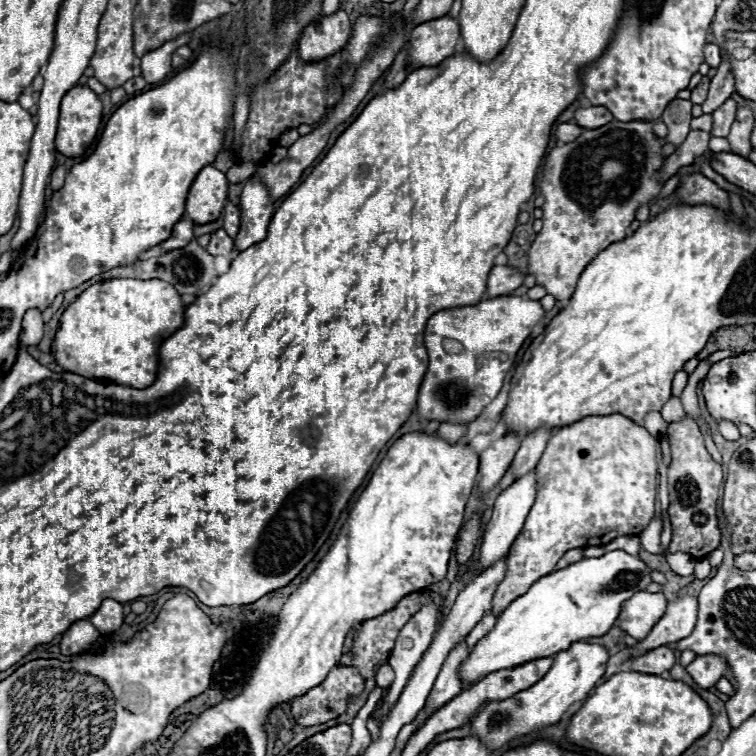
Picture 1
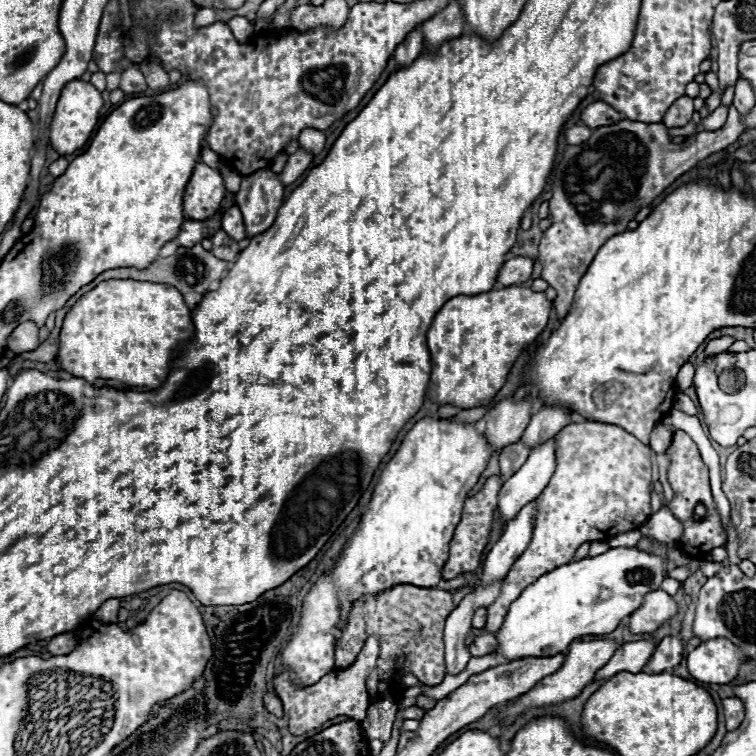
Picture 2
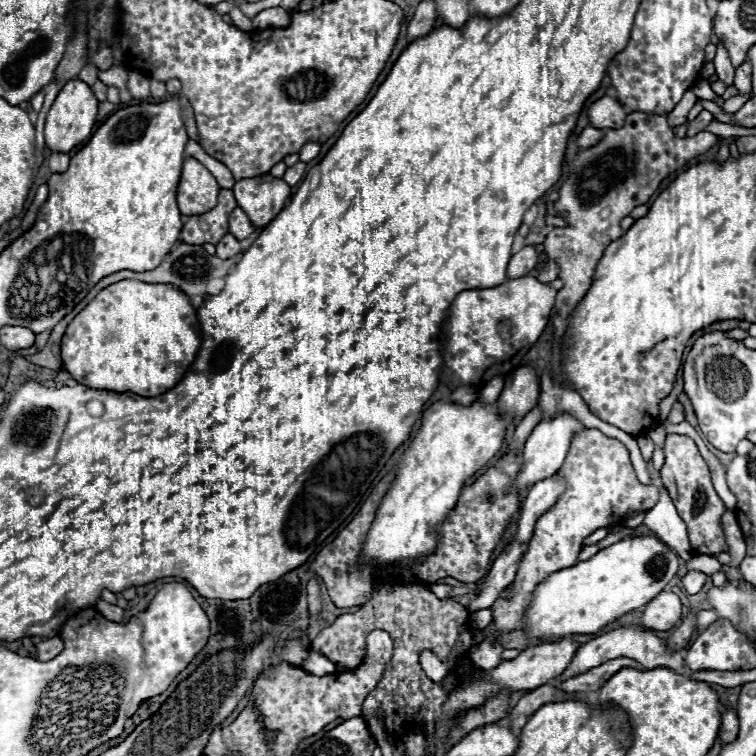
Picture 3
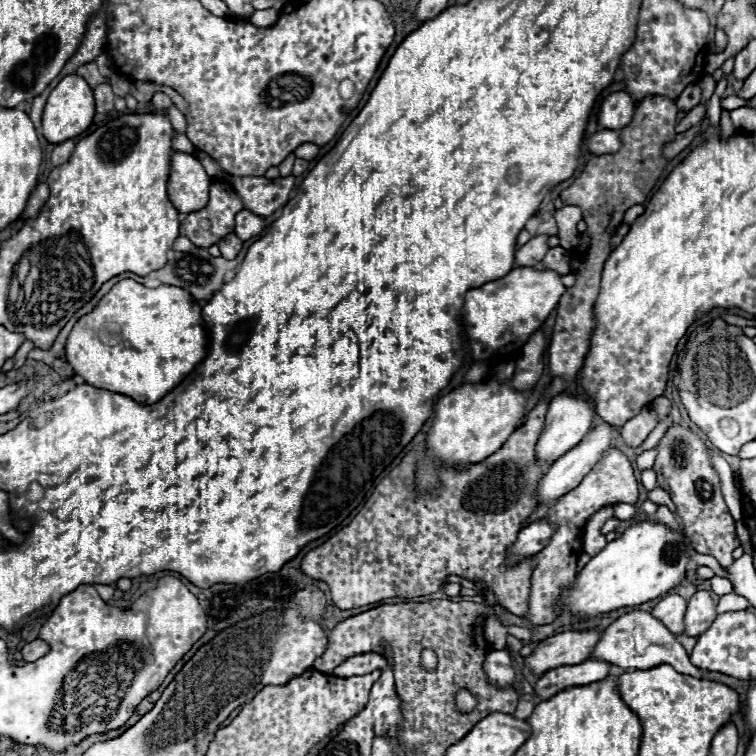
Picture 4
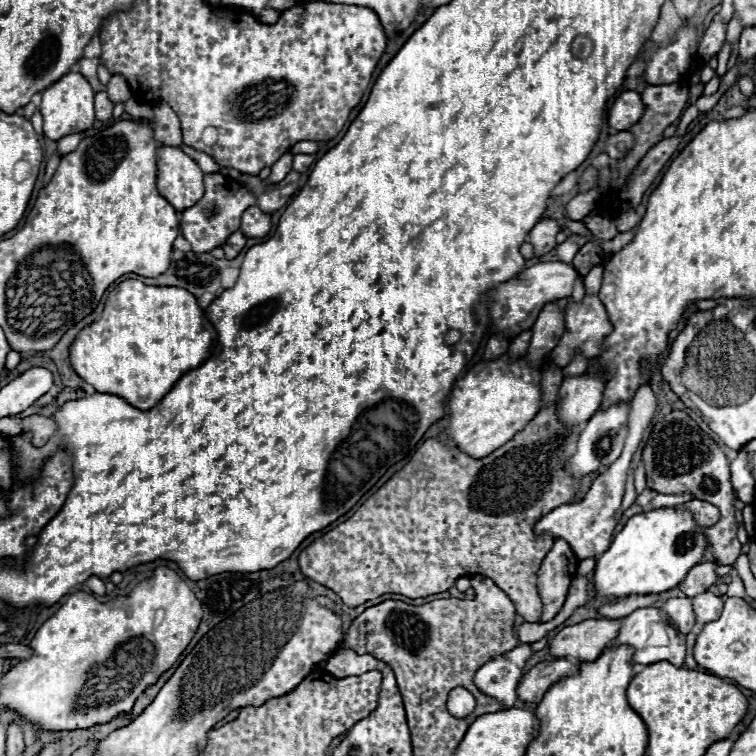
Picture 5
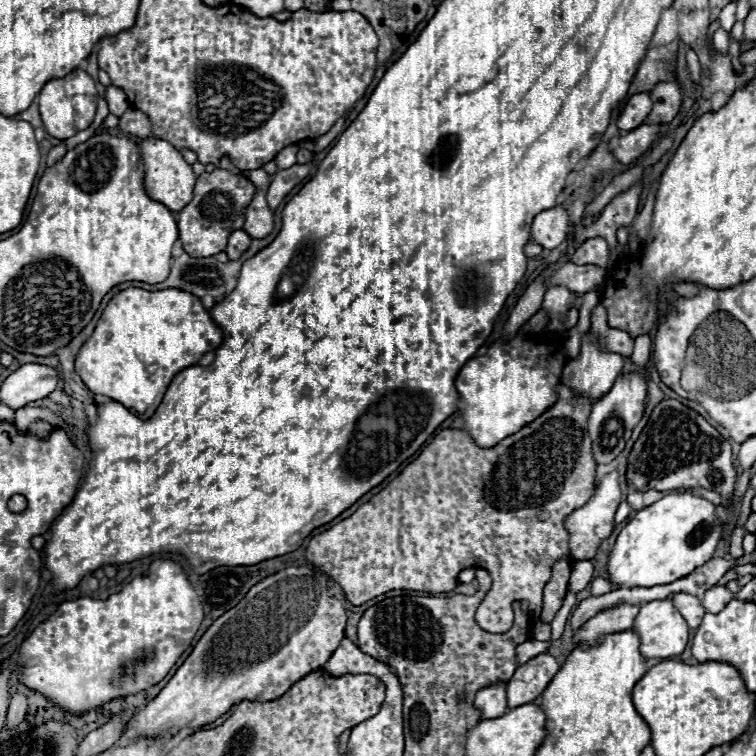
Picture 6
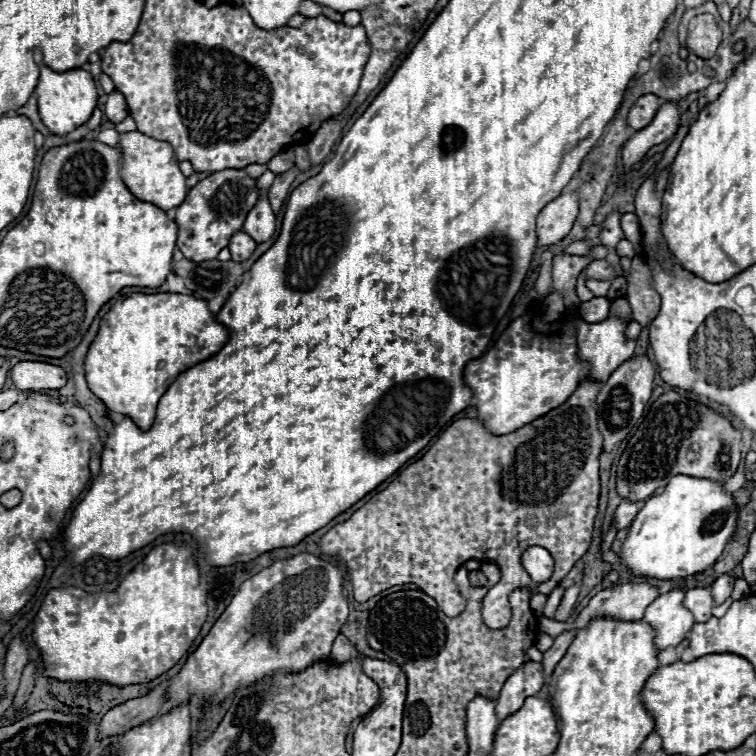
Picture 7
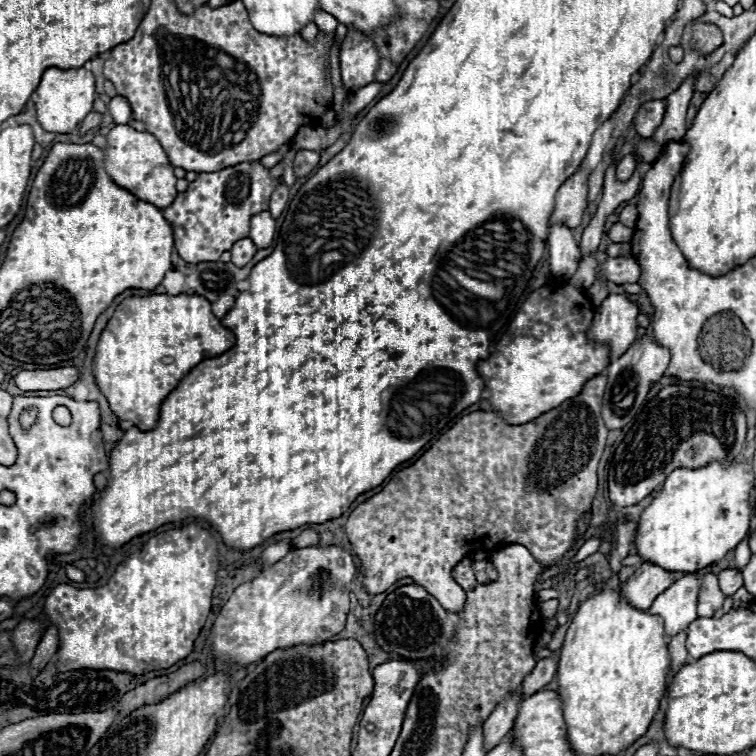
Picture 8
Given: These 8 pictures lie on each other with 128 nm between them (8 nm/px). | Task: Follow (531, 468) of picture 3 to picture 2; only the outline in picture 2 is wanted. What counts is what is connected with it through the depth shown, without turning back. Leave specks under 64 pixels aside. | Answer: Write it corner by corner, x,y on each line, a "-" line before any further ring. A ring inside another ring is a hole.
548,440
530,452
524,466
514,476
510,476
498,492
498,520
502,526
514,520
524,504
530,504
540,496
552,478
554,468
554,440

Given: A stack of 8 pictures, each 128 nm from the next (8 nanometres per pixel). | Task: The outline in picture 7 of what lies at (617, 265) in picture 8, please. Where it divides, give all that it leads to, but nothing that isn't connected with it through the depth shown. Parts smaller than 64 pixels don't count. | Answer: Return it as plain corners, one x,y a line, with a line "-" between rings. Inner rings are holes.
594,260
584,270
584,280
612,280
614,270
606,260

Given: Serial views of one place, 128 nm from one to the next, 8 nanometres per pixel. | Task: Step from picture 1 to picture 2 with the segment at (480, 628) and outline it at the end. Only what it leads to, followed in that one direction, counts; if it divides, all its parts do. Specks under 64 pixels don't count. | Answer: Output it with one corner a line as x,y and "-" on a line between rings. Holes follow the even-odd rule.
482,632
482,634
478,634
474,640
472,640
472,644
470,644
470,654
472,656
486,656
486,654
490,654
496,644
496,636
494,634
490,634
490,632

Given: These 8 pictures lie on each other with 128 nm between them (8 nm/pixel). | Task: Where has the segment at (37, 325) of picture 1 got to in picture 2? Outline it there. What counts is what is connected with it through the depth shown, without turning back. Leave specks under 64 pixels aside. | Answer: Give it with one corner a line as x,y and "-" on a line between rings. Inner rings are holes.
24,322
20,324
12,334
10,334
10,342
8,342
10,350
14,354
22,354
22,352
30,352
38,348
38,326
34,322

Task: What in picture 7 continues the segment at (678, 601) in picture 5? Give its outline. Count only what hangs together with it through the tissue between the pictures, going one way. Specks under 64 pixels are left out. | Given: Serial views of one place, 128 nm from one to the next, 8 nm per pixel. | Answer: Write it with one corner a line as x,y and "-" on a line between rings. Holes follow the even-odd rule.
692,588
692,590
686,590
684,594
684,606
692,612
694,616
694,622
704,622
712,616
712,606
714,606
714,600
710,596
710,588

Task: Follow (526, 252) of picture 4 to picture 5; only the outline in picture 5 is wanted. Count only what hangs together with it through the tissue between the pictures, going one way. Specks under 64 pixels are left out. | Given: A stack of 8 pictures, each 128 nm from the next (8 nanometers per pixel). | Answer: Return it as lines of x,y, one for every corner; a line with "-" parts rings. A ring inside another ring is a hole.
556,220
538,222
528,234
528,242
534,248
534,256
544,256
544,254
552,252
556,246
556,234
558,232
560,232
560,226

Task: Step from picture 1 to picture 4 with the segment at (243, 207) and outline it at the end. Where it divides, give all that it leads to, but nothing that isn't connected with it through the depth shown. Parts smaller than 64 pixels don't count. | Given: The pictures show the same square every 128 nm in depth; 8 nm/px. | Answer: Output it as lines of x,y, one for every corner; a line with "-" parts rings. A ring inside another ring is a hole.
230,176
232,188
244,202
244,208
256,212
256,216
270,216
290,200
294,188
294,176
276,178
266,182
264,178
252,176

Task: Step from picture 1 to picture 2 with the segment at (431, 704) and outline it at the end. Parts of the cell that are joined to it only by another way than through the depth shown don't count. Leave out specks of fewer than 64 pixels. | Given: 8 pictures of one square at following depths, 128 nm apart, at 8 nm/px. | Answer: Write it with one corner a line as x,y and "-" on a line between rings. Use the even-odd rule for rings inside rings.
494,582
486,588
476,588
468,594
446,618
444,642
446,642
446,674
460,674
470,662
470,652
466,646
466,636
472,628
472,612
480,606
490,606
500,594
500,582

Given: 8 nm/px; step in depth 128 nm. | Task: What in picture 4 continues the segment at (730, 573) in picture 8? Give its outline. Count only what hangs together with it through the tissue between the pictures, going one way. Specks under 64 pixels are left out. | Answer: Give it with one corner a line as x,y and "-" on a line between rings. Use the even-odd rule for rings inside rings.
700,590
688,600
688,610
684,616
684,634
686,636
700,636
706,632
716,620
716,604
710,598
710,592

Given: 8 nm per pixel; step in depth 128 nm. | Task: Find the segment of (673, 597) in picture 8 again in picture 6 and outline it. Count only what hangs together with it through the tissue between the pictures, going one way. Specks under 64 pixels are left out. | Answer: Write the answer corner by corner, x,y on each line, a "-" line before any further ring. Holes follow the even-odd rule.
654,600
640,608
632,630
640,636
644,658
680,656
688,644
688,626
672,600

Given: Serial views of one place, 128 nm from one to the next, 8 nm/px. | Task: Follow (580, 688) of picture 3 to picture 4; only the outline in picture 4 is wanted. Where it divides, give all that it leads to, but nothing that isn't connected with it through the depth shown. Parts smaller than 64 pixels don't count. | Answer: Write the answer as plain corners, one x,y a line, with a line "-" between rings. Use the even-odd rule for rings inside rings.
592,660
574,664
574,666
560,666
560,668
554,668
540,676
534,692
542,700
548,700
566,688
588,686
588,684
604,680
610,674
610,668
612,668
612,664
608,664
608,662
592,662

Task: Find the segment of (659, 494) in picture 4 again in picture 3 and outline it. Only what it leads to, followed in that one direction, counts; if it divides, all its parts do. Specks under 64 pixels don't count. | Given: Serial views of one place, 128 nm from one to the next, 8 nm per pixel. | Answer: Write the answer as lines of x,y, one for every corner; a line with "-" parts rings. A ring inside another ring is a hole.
584,428
572,438
568,456
558,474
566,488
556,504
538,518
528,550
518,564
516,580
512,582
512,596
498,598
490,606
492,628
498,636
520,628
524,608
530,604
530,594
534,592
536,584
542,582
550,572
574,566
586,536
600,528
622,524
624,516
630,512
648,512
658,502
658,488
638,482
628,448
620,440
608,438
596,428

